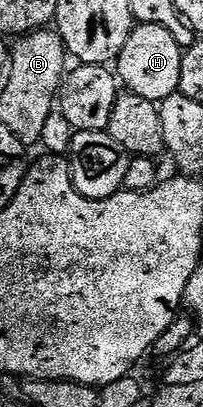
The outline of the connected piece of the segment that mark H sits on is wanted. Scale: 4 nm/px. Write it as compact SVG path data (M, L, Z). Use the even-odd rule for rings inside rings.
M136 23L117 61L117 76L126 91L146 100L161 102L178 92L181 82L181 60L184 45L172 29L156 24Z

